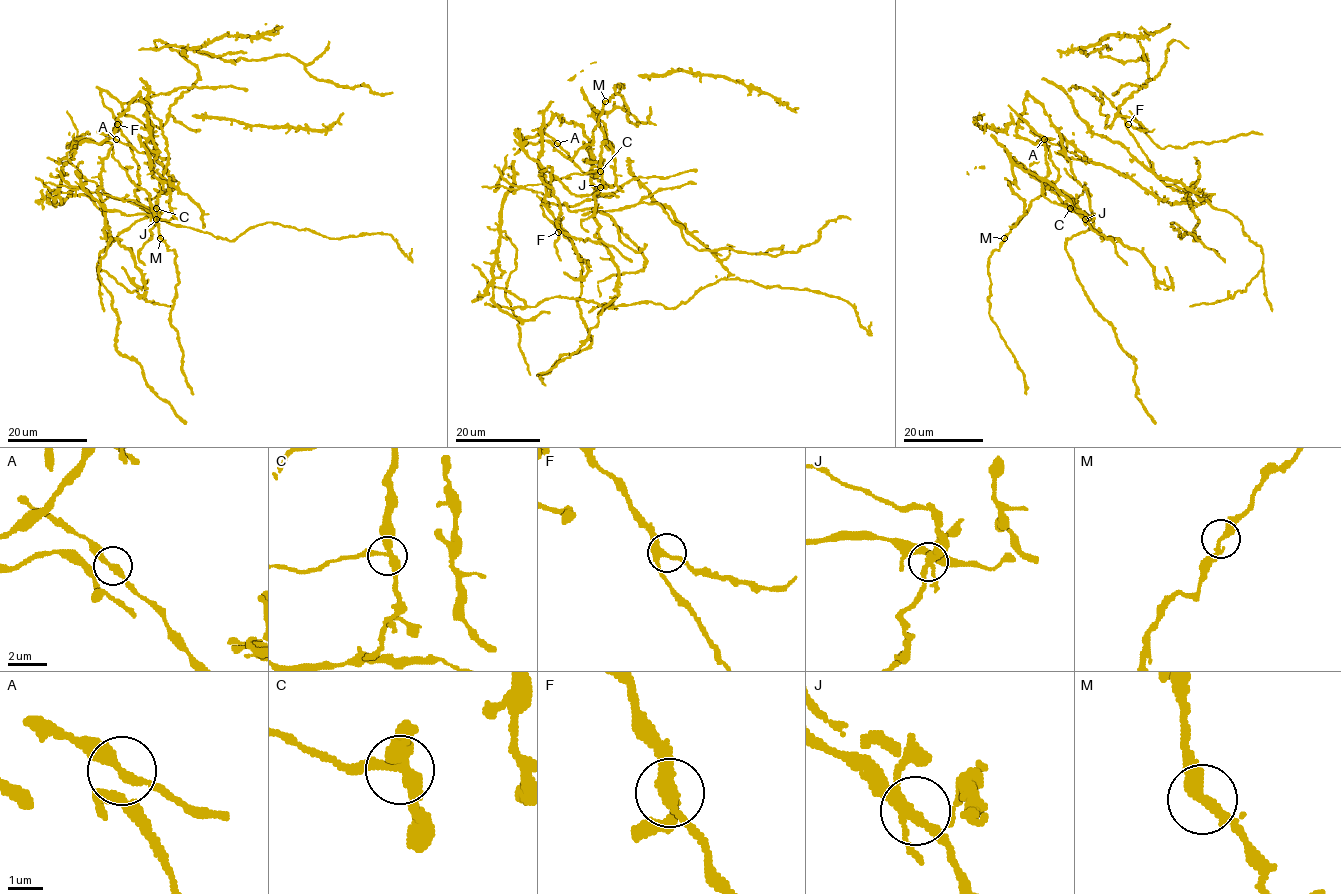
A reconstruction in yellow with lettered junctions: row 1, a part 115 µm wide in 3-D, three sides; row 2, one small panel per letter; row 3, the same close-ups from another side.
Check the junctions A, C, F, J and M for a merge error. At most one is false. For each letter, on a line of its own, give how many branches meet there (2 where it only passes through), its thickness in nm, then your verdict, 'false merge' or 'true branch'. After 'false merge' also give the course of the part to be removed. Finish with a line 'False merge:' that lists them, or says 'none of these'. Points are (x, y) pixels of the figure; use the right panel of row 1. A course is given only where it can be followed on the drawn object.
A: 3 branches meet; 220 nm thick; true branch
C: 3 branches meet; 260 nm thick; false merge; foreign part runs (1070, 208), (1072, 200), (1087, 189), (1085, 183)
F: 3 branches meet; 280 nm thick; true branch
J: 3 branches meet; 240 nm thick; true branch
M: 3 branches meet; 240 nm thick; true branch
False merge: C

